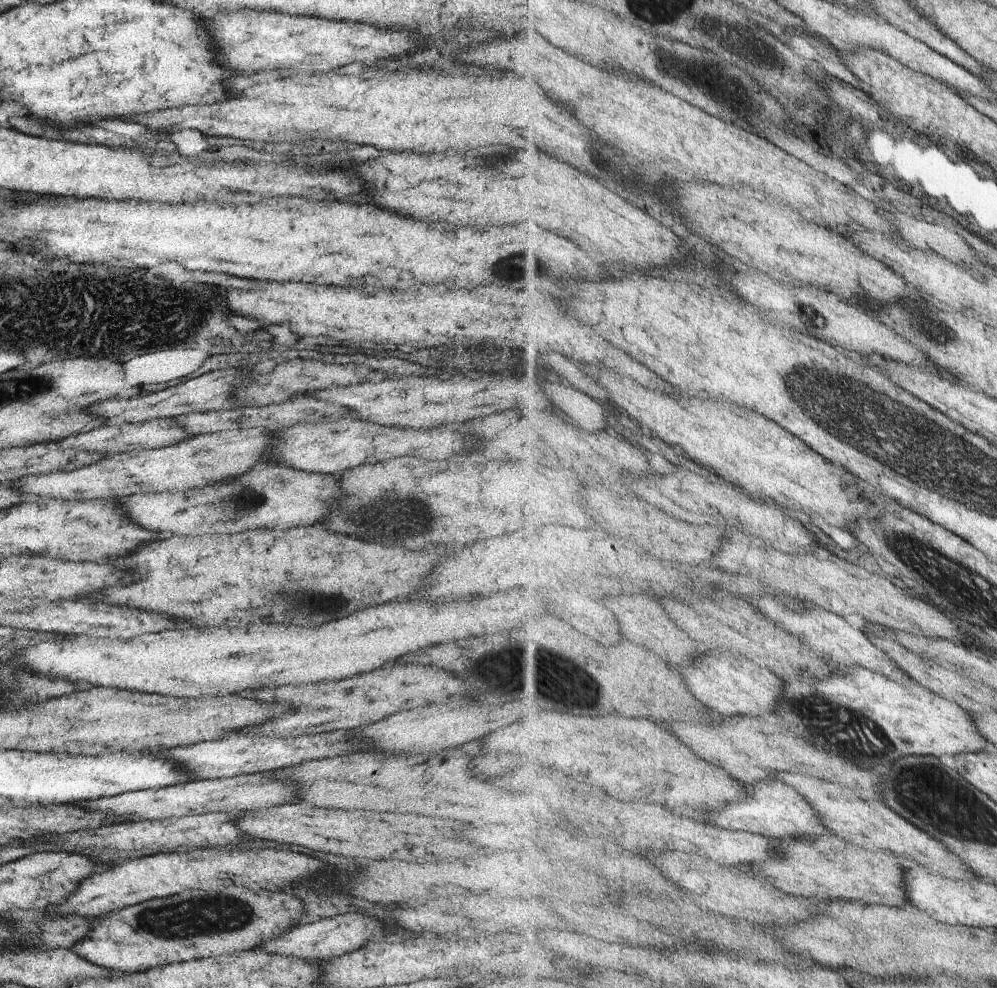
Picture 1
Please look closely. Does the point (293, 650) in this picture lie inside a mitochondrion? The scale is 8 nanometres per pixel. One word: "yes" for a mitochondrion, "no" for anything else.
no

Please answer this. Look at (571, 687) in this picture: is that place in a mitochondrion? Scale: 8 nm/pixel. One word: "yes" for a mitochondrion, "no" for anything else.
yes

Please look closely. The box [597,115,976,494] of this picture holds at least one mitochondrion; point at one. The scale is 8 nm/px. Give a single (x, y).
(936, 329)

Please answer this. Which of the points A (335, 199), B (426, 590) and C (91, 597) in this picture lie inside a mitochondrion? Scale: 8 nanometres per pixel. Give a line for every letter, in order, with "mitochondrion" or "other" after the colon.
A: other
B: other
C: other

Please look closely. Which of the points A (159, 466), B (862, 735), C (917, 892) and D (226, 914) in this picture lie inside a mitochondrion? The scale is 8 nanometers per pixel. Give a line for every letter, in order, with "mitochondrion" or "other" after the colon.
A: other
B: mitochondrion
C: other
D: mitochondrion

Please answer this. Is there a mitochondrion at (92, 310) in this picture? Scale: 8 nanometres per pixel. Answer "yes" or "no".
yes

